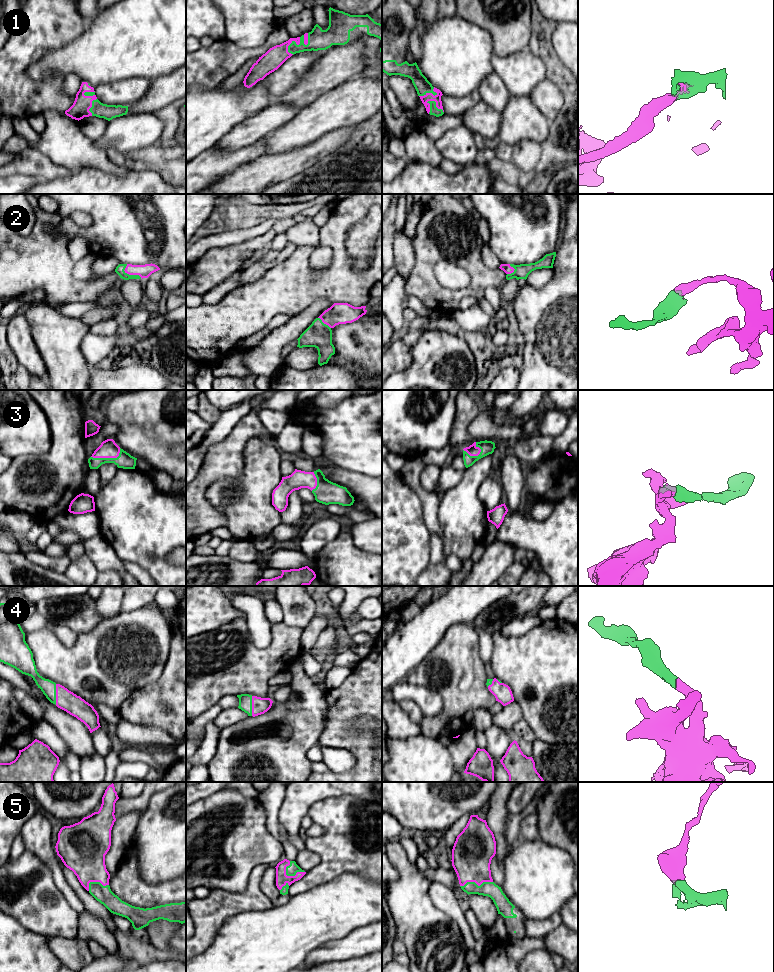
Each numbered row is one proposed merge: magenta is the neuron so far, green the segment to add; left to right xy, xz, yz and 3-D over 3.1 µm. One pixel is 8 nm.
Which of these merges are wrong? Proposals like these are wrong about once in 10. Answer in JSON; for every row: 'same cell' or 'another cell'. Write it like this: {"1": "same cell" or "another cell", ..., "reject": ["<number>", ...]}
{"1": "same cell", "2": "same cell", "3": "same cell", "4": "same cell", "5": "same cell", "reject": []}

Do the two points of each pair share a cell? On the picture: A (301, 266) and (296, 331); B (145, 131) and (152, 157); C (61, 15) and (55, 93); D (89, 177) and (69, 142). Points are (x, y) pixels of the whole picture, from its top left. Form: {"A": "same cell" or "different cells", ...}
{"A": "different cells", "B": "different cells", "C": "same cell", "D": "different cells"}

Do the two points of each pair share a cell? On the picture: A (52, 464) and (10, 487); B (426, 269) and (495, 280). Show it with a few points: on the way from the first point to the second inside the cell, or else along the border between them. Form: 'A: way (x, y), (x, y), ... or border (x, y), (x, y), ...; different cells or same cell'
A: way (42, 474), (31, 484), (20, 487); same cell
B: way (436, 288), (442, 294), (460, 294), (476, 287); same cell

